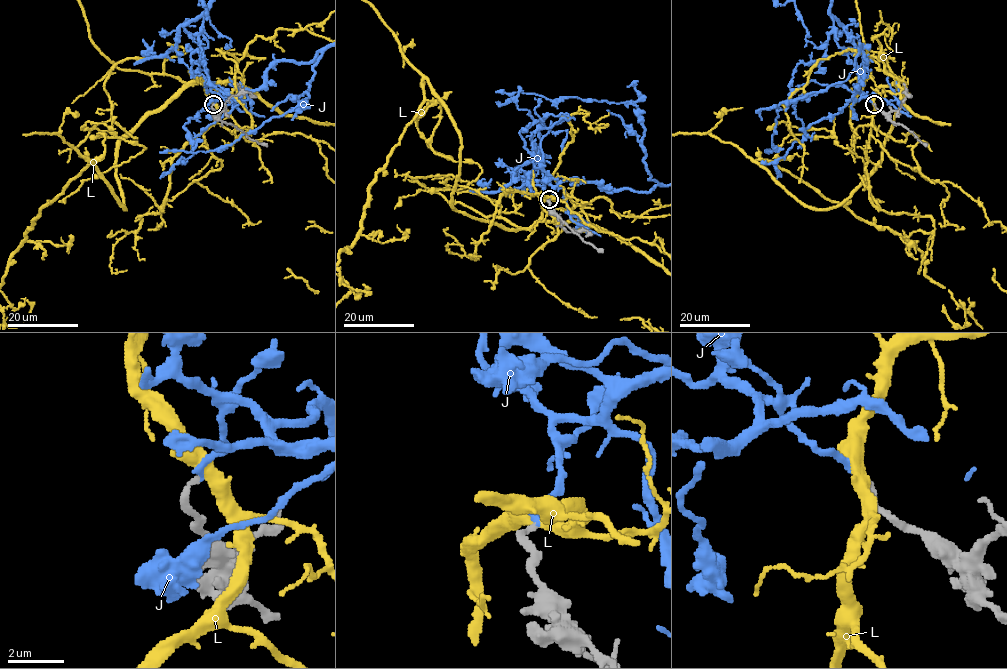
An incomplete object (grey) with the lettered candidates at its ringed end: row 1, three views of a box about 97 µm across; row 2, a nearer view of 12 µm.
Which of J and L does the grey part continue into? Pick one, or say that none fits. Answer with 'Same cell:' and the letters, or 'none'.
Same cell: J

